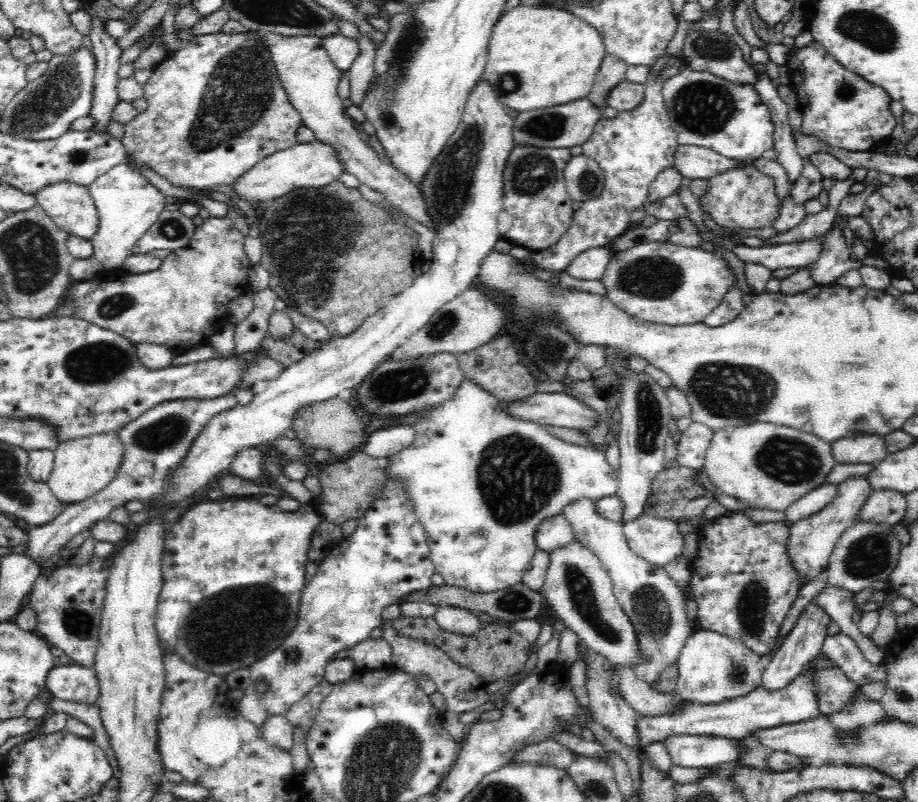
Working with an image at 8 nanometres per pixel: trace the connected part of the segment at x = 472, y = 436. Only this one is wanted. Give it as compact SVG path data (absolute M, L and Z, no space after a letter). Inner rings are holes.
M468 377L461 382L461 385L455 392L457 394L454 400L441 403L430 418L422 419L419 423L413 424L416 431L415 441L403 451L393 454L385 459L387 465L387 476L393 476L397 480L402 480L407 487L407 493L414 501L415 511L419 517L419 521L424 525L427 534L428 547L430 547L431 559L435 564L438 574L443 576L445 584L455 586L456 588L465 588L467 591L475 593L488 593L508 588L513 584L520 583L522 574L528 570L534 553L537 552L536 533L539 526L553 516L563 514L563 510L578 499L596 500L607 496L614 496L618 488L618 470L608 465L604 451L598 451L594 448L580 446L578 444L570 444L562 439L556 438L546 429L536 423L511 418L503 412L501 404L492 395L484 392L482 388L470 382Z

